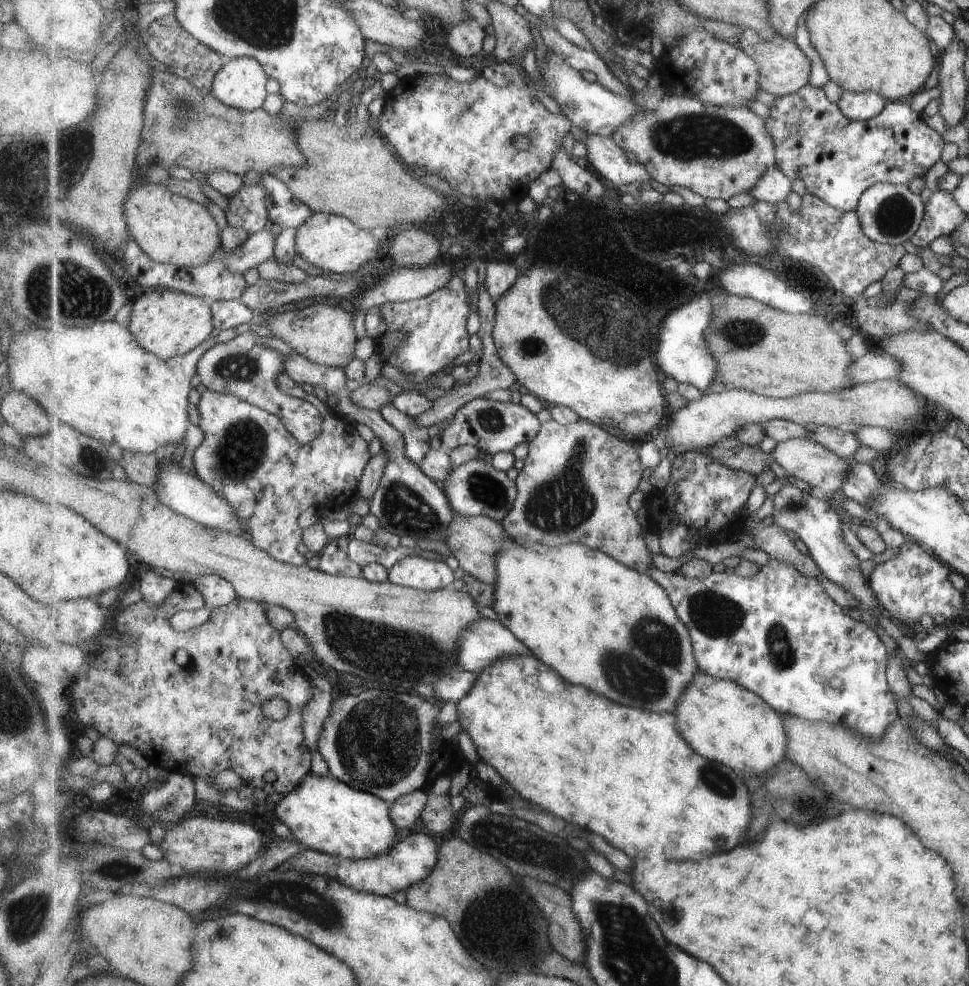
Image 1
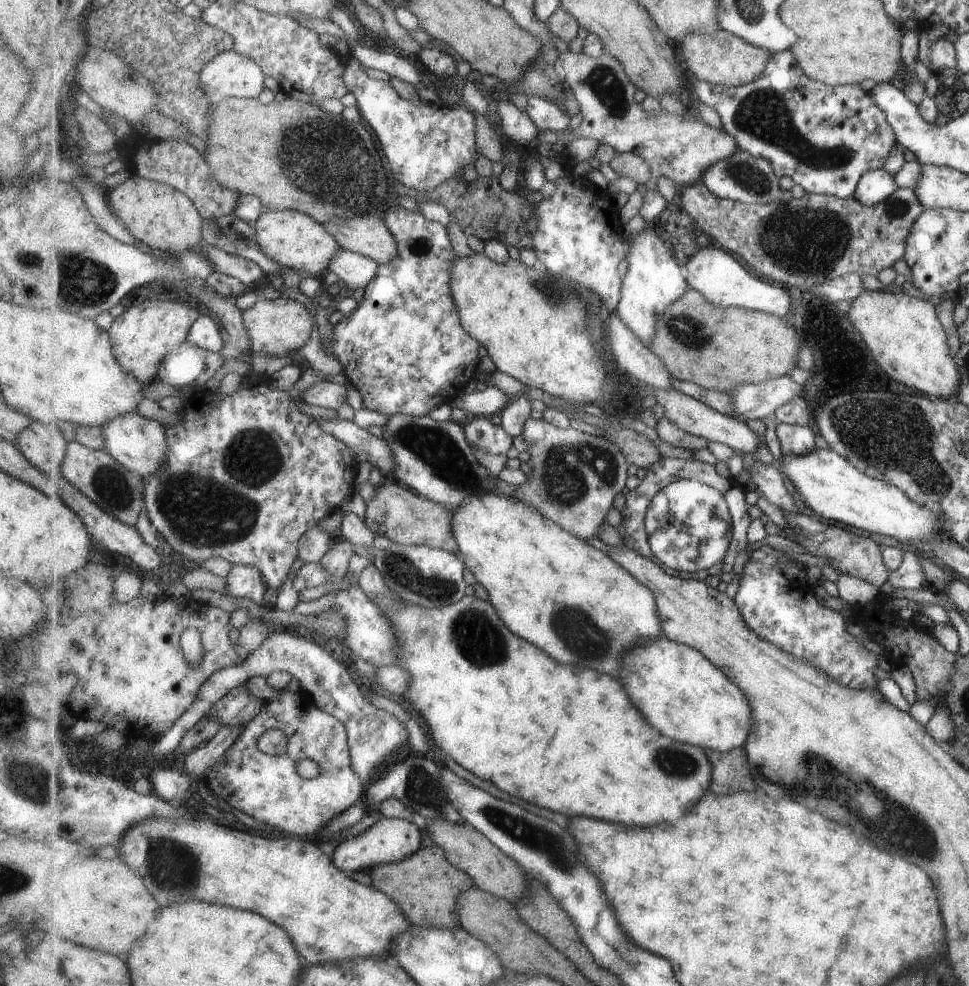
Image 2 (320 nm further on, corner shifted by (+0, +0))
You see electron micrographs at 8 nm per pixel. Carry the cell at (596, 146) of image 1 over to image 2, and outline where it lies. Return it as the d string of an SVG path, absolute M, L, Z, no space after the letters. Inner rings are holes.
M530 98L526 110L541 131L566 131L570 128L569 112L565 112L563 108L559 108L555 102L547 98Z

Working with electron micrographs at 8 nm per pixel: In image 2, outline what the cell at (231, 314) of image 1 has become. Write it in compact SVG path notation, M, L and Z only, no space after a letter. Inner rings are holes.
M206 314L201 315L197 322L193 323L186 340L216 353L220 352L226 342L225 331L219 320Z

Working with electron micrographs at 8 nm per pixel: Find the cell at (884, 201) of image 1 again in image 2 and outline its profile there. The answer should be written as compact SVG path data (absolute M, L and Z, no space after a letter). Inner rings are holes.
M881 169L867 170L857 182L853 198L861 206L873 206L888 198L889 194L897 190L897 184L893 175Z

